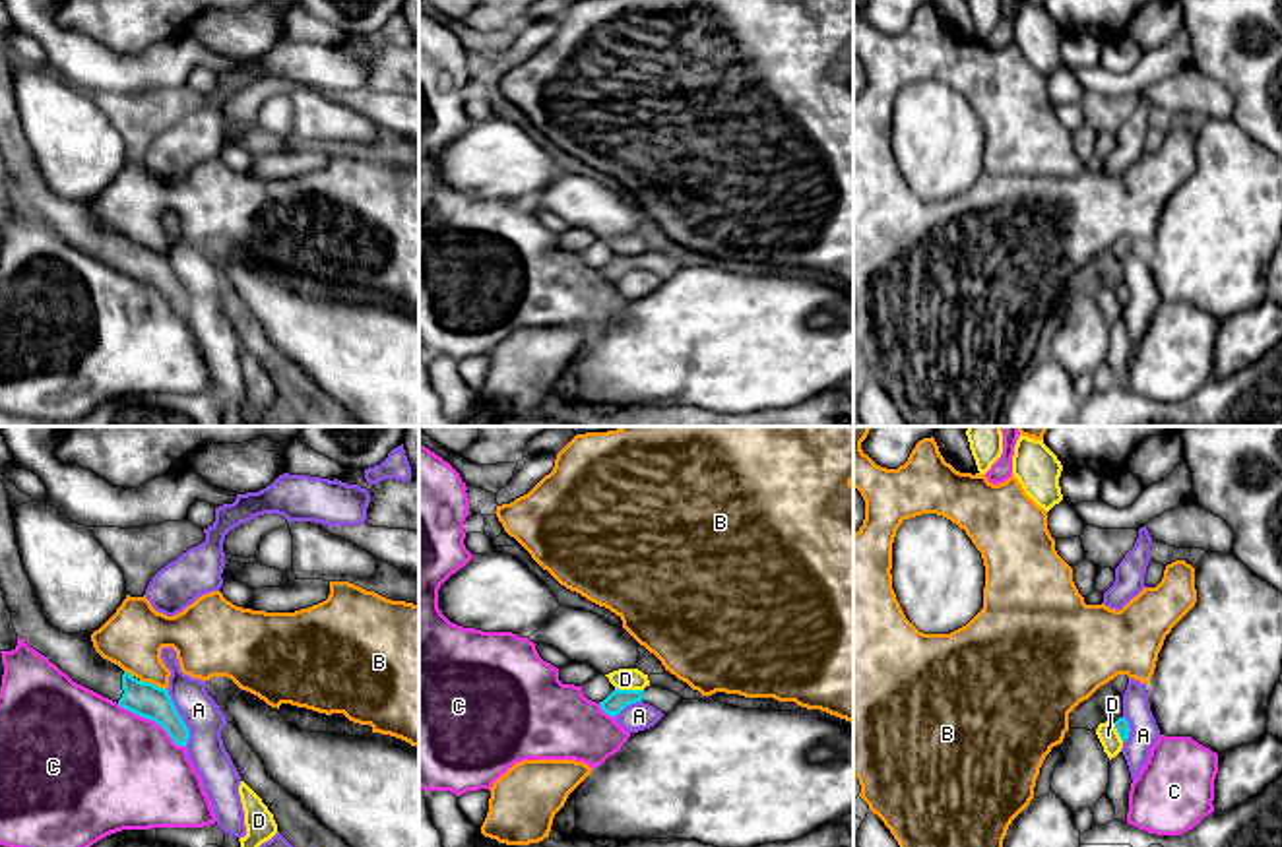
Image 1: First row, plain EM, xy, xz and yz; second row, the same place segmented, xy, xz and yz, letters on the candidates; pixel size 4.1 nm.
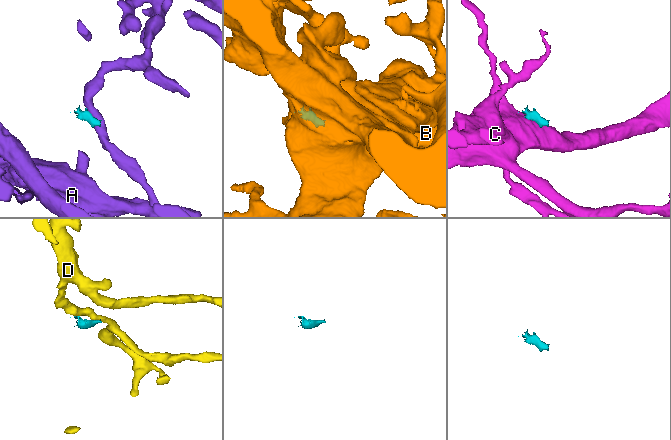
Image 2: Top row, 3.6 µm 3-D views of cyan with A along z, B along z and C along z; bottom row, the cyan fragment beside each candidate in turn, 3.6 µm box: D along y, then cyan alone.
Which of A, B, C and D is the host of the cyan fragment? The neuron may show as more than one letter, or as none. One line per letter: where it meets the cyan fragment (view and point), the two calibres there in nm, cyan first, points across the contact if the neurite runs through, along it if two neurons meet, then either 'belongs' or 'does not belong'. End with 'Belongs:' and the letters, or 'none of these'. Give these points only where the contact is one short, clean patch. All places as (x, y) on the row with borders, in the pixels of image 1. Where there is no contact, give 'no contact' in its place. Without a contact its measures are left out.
A: xy (181, 718) | 140/160 nm | along xy (167, 689), (189, 731), (185, 747) | does not belong
B: xy (154, 685) | 140/260 nm | along xy (140, 679), (165, 690) | does not belong
C: xy (152, 720) | 140/480 nm | along xy (117, 704), (154, 720), (183, 747) | does not belong
D: xz (629, 690) | 90/100 nm | does not belong
Belongs: none of these

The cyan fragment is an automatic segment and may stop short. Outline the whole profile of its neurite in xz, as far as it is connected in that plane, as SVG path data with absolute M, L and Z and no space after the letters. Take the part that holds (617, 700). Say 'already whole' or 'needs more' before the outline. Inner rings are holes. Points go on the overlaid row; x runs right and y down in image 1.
needs more; M646 686L644 690L619 690L615 688L603 702L599 702L601 711L615 717L619 715L626 706L644 702L659 709L661 713L669 713L673 707L677 707L683 698L671 690L659 688L659 686Z

